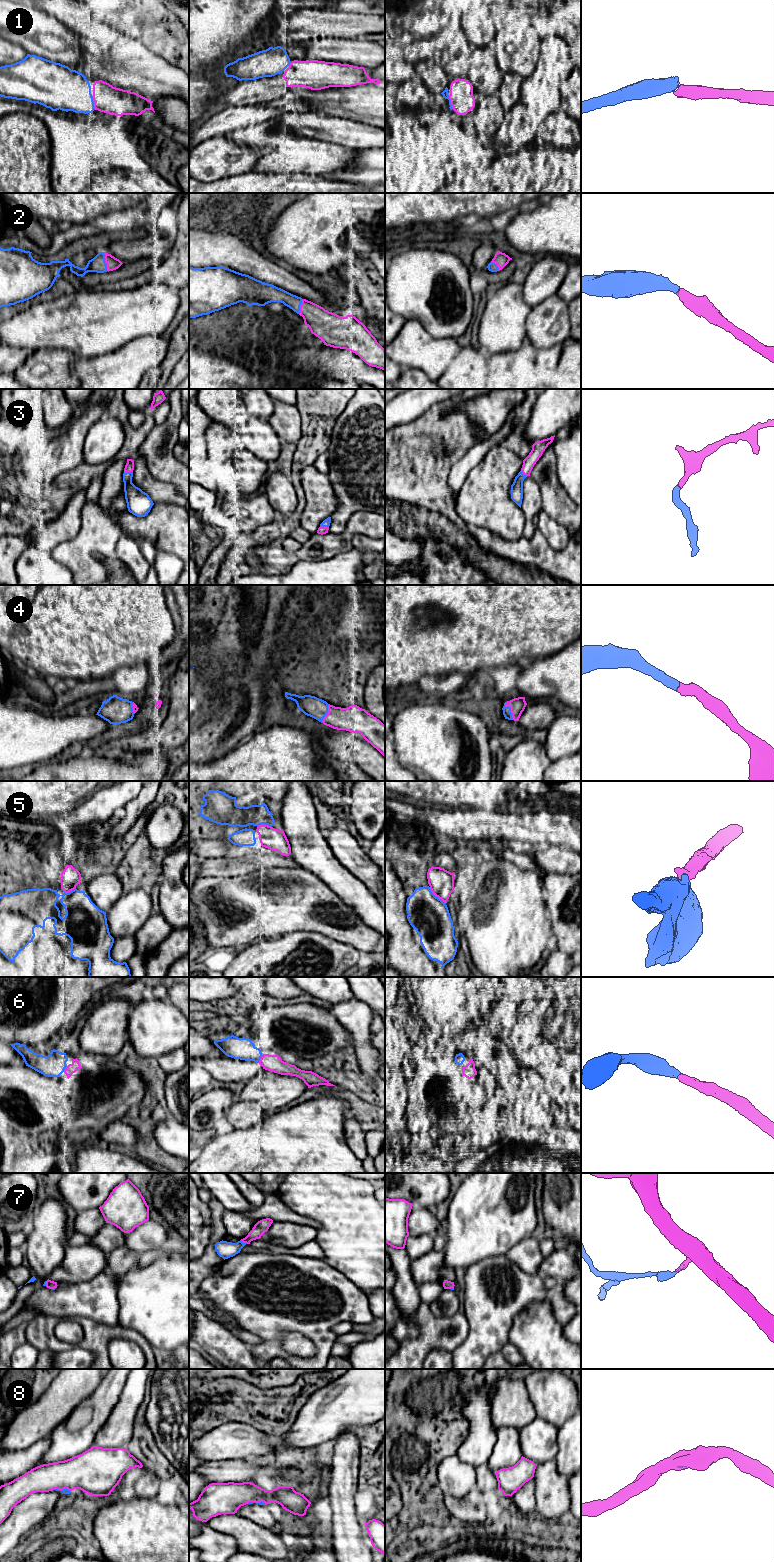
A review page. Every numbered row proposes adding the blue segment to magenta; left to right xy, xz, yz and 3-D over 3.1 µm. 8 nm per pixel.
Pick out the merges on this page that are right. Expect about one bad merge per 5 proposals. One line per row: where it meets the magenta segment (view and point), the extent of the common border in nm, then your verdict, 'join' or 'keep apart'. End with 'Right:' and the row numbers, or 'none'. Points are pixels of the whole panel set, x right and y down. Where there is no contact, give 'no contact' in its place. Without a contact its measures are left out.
1: meets magenta in yz at (450, 101); contact 120 nm long; join
2: meets magenta in xy at (105, 261); contact 150 nm long; join
3: meets magenta in xy at (128, 471); contact 70 nm long; join
4: meets magenta in yz at (511, 710); contact 160 nm long; join
5: meets magenta in yz at (436, 896); contact 190 nm long; join
6: meets magenta in xz at (260, 1059); contact 70 nm long; join
7: meets magenta in xz at (243, 1242); contact 60 nm long; keep apart
8: meets magenta in xz at (256, 1502); contact 150 nm long; join
Right: 1, 2, 3, 4, 5, 6, 8

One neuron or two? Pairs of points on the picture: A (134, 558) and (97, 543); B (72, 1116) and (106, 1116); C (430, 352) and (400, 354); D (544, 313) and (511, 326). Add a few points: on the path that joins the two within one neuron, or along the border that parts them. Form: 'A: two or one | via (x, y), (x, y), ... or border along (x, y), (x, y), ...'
A: one | via (125, 551), (114, 551), (106, 543)
B: one | via (80, 1116), (98, 1116)
C: one | via (423, 352), (407, 352)
D: two | border along (531, 308), (525, 323), (525, 336)

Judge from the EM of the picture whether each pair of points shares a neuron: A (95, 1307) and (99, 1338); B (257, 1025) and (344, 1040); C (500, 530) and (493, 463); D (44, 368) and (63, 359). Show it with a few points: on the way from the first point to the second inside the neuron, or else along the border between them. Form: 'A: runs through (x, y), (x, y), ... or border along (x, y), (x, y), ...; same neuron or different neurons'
A: border along (74, 1317), (89, 1317), (96, 1321), (118, 1326); different neurons
B: runs through (279, 1021), (284, 1024), (305, 1022), (322, 1028); same neuron
C: runs through (497, 513), (493, 509), (493, 480); same neuron
D: runs through (49, 368), (58, 363); same neuron

